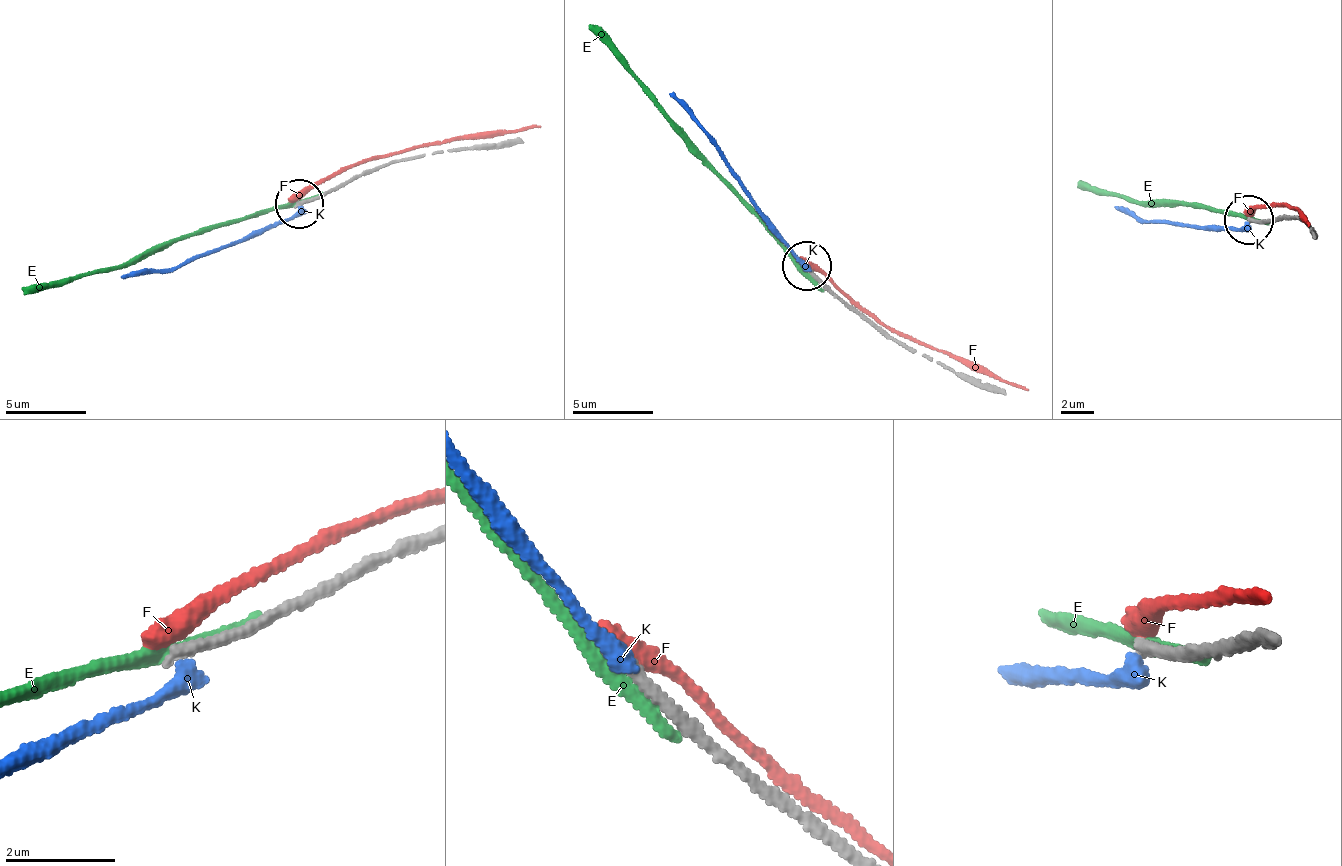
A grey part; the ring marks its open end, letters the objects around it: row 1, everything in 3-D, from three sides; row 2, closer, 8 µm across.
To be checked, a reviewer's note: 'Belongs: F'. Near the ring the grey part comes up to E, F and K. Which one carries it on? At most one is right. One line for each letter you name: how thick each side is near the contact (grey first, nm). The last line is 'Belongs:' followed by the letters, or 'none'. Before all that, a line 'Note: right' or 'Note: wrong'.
Note: wrong
Belongs: none

